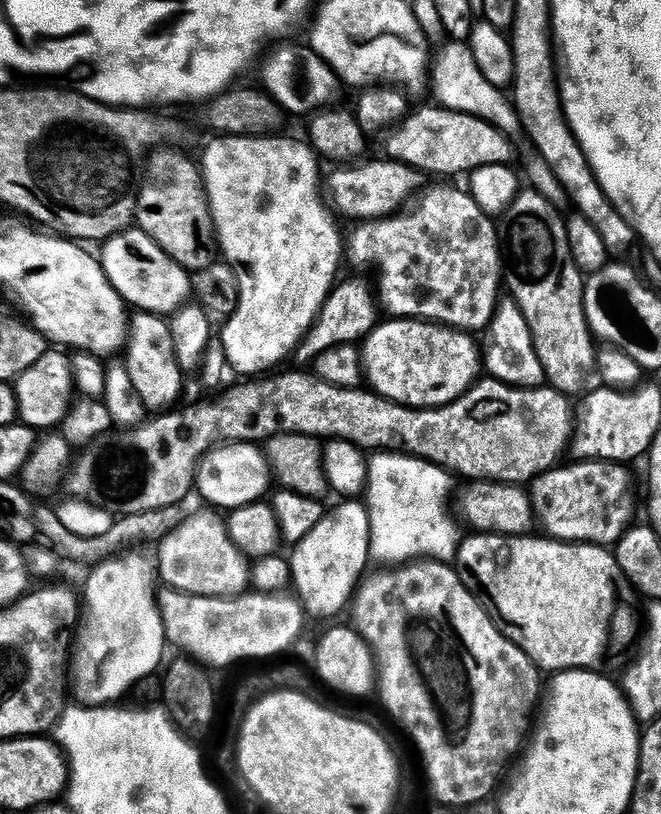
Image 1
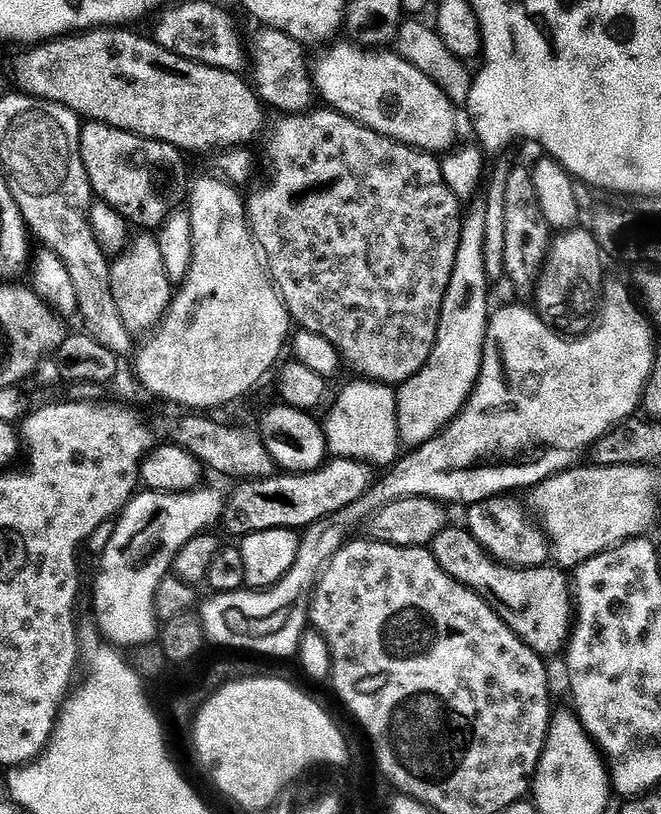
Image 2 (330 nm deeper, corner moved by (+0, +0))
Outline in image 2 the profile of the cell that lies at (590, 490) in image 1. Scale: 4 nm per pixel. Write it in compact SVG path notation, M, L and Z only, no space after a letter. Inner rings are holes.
M512 498L483 500L467 505L466 512L468 533L486 549L488 555L499 560L501 564L510 568L543 568L549 563L550 549L547 537L540 526L530 519L529 513L524 513Z

